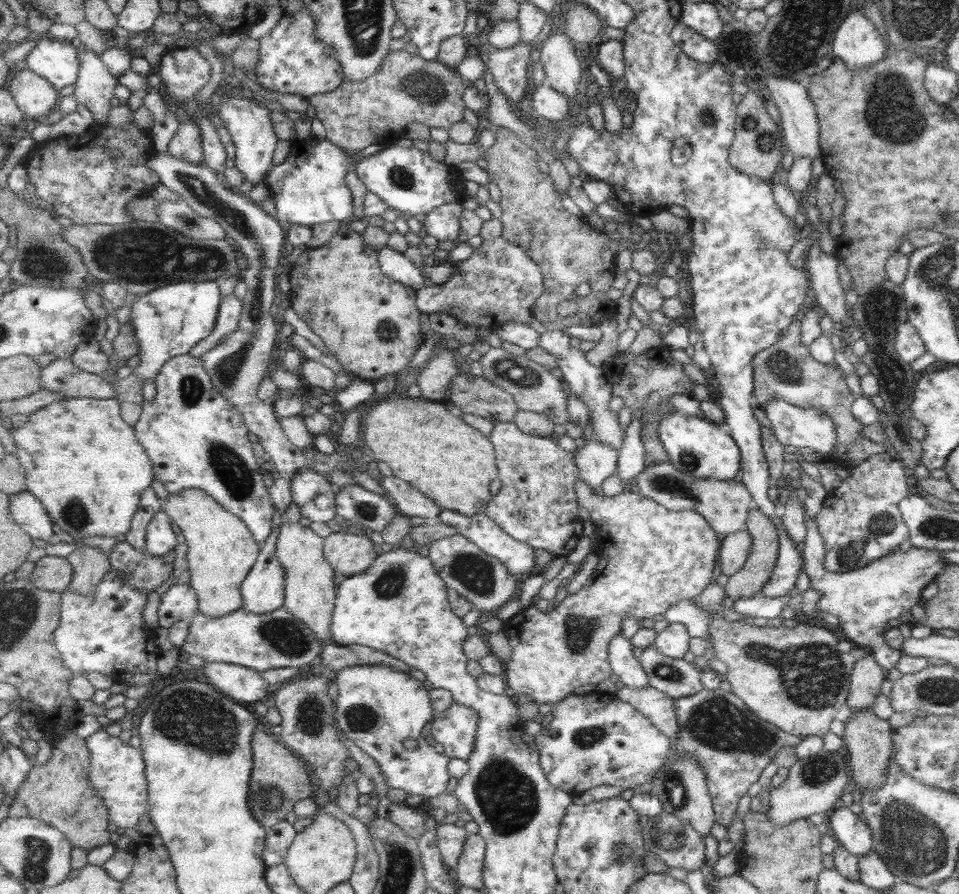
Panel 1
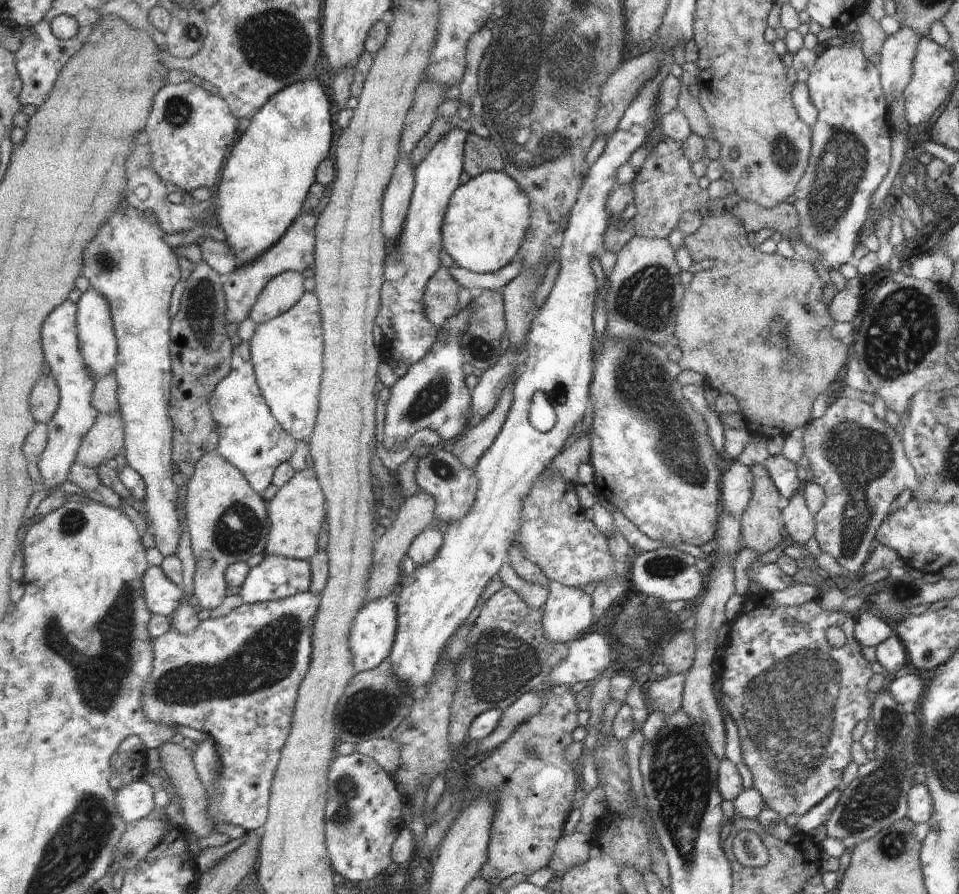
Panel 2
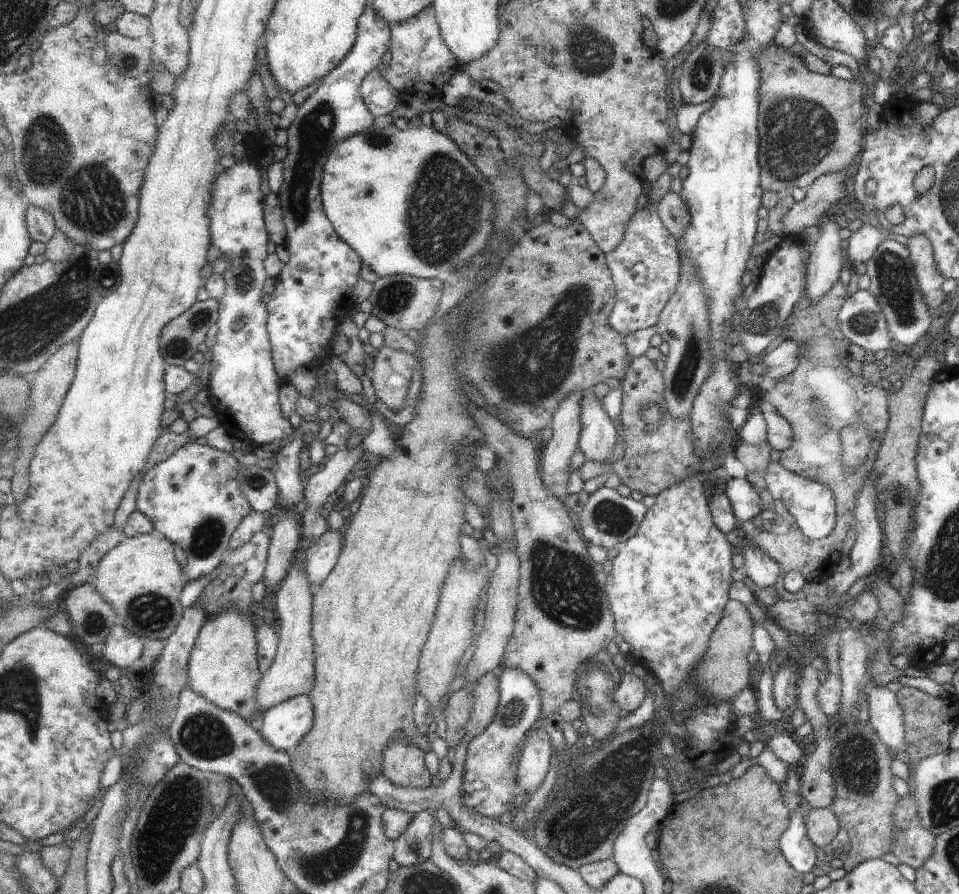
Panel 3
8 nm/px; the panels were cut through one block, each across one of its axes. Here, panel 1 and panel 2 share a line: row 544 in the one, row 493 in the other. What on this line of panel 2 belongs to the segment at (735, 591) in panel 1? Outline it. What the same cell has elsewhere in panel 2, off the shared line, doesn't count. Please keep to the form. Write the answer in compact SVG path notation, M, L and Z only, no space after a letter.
M753 464L749 470L750 474L754 476L754 485L750 496L751 501L747 502L746 510L743 510L740 517L742 519L743 546L759 556L777 547L785 538L783 524L779 522L782 514L776 506L780 497L775 486L771 484L763 466Z

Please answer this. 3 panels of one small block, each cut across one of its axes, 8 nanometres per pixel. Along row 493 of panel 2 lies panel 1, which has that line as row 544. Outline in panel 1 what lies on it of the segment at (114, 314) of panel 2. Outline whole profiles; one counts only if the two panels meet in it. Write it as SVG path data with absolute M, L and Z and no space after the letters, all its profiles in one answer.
M165 511L159 512L153 517L147 527L146 552L162 557L170 554L171 551L176 551L179 546L179 542L177 542L179 538L173 532L171 522L171 517Z

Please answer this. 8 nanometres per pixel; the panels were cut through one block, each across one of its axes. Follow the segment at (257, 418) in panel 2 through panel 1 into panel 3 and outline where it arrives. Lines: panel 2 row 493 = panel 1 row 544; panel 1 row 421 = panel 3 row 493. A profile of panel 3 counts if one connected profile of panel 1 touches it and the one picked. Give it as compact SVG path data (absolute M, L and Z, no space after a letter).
M190 441L168 460L149 470L143 478L139 478L138 510L141 510L154 523L157 531L187 553L184 567L186 583L211 574L223 563L225 554L229 552L235 530L238 530L242 521L254 510L235 478L234 470L238 466L239 460L230 453L215 450L207 445L199 446L194 441Z

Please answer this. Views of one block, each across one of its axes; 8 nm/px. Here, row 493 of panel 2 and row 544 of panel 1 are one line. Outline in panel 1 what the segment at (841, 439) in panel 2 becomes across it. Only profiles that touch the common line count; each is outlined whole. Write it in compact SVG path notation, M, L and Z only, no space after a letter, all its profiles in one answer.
M885 452L869 455L858 466L851 468L848 478L841 481L837 489L826 492L823 510L813 515L813 522L824 545L823 568L827 572L847 574L849 570L859 570L869 562L877 560L898 549L899 545L909 539L907 525L903 523L898 504L901 498L909 495L911 480L901 463L897 463Z

